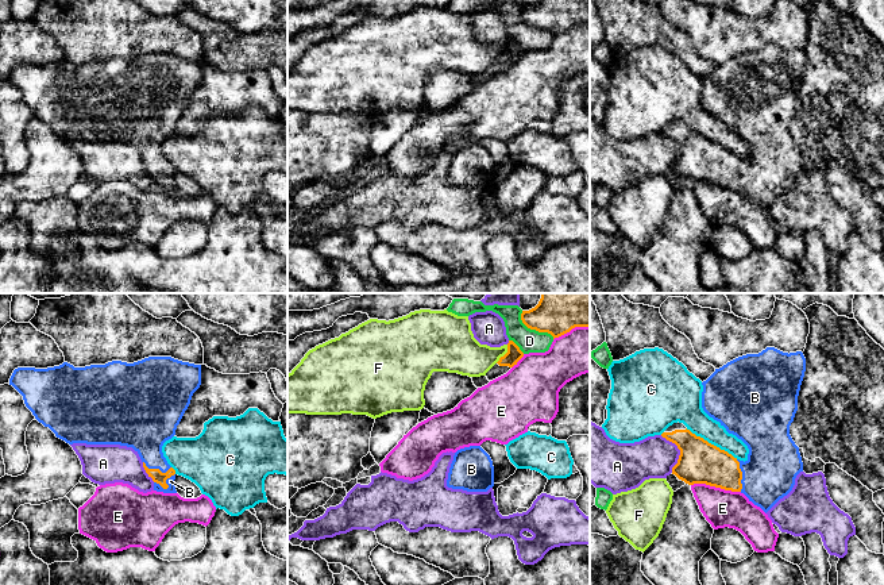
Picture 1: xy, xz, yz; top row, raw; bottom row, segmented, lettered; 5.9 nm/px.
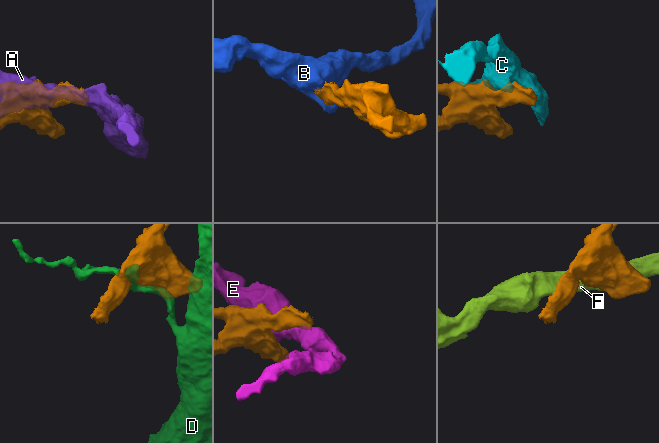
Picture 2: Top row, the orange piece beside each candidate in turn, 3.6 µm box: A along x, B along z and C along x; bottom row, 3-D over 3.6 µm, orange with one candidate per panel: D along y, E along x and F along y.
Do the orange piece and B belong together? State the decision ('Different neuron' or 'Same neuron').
Same neuron

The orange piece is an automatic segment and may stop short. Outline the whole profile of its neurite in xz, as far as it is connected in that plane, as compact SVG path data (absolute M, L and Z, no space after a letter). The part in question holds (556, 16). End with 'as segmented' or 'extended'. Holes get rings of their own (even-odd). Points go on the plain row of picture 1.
M538 0L522 8L522 20L538 30L559 35L575 24L590 24L590 0Z; as segmented

